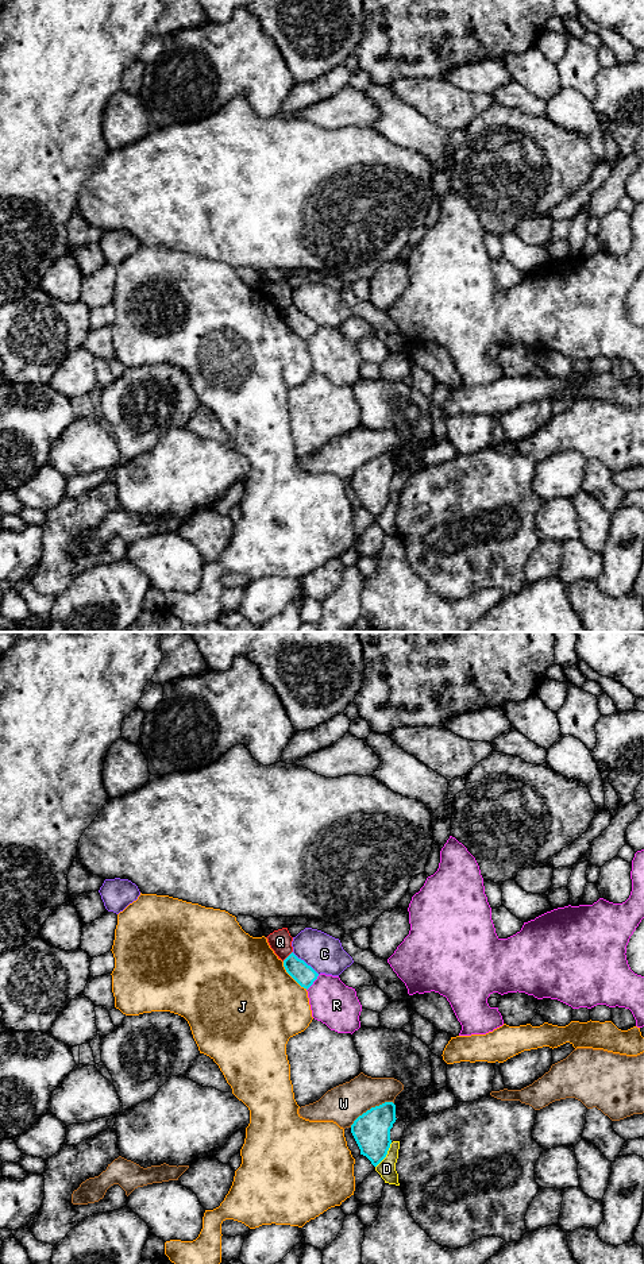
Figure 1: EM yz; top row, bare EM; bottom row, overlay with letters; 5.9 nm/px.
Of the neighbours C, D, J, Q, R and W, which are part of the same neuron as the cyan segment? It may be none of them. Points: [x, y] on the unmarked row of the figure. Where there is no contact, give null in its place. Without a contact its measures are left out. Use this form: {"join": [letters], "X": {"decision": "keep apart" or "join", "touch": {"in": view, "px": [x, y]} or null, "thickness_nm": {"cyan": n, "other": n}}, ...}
{"join": [], "C": {"decision": "keep apart", "touch": {"in": "yz", "px": [304, 313]}, "thickness_nm": {"cyan": 120, "other": 220}}, "D": {"decision": "keep apart", "touch": {"in": "yz", "px": [386, 505]}, "thickness_nm": {"cyan": 220, "other": 110}}, "J": {"decision": "keep apart", "touch": {"in": "yz", "px": [292, 328]}, "thickness_nm": {"cyan": 120, "other": 500}}, "Q": {"decision": "keep apart", "touch": {"in": "yz", "px": [288, 308]}, "thickness_nm": {"cyan": 120, "other": 140}}, "R": {"decision": "keep apart", "touch": {"in": "yz", "px": [312, 335]}, "thickness_nm": {"cyan": 120, "other": 260}}, "W": {"decision": "keep apart", "touch": {"in": "yz", "px": [371, 459]}, "thickness_nm": {"cyan": 220, "other": 220}}}

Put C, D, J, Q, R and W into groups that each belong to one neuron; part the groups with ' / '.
C / D / J / Q / R / W

